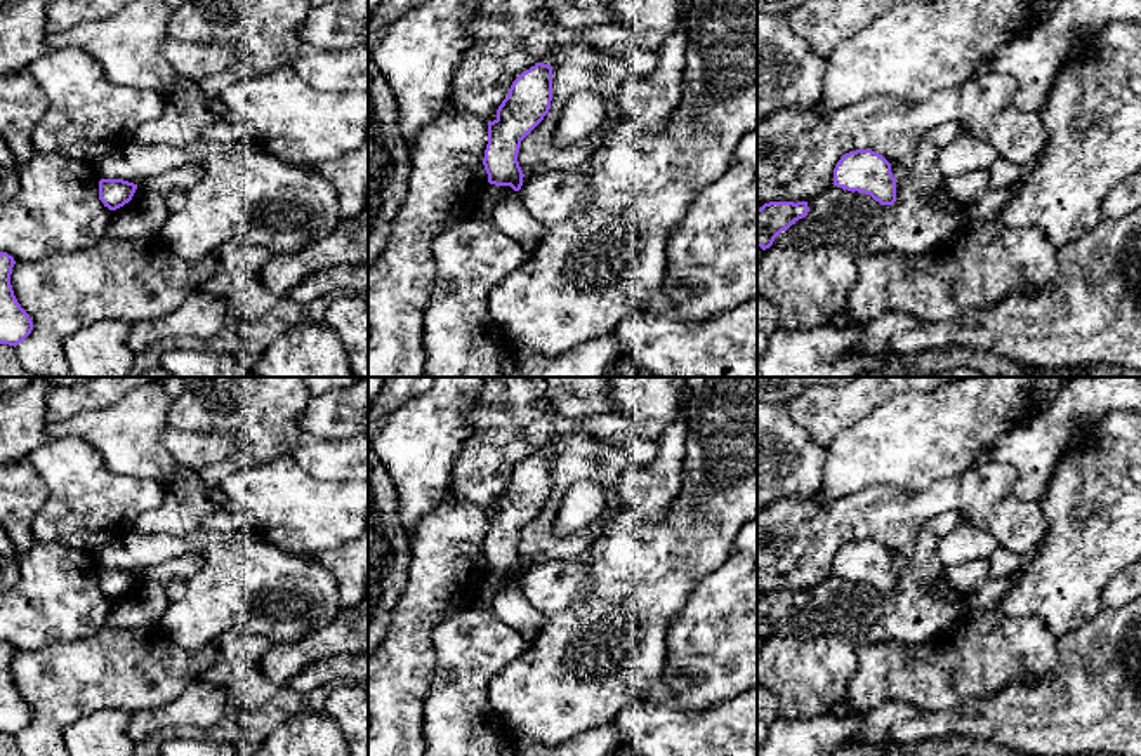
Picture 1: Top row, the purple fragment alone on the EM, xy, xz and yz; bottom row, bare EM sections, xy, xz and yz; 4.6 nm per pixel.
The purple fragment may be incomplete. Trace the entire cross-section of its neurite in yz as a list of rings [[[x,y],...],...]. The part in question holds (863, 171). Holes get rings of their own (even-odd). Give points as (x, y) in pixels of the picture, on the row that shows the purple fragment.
[[[872,149],[842,155],[834,169],[834,186],[870,195],[880,205],[896,202],[896,179],[891,163]]]

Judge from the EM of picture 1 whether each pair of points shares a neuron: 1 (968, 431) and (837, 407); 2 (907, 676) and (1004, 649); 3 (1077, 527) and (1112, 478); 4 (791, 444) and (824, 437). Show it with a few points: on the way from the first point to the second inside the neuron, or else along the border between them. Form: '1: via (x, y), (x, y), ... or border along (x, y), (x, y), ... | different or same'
1: border along (898, 395), (879, 404), (836, 437) | different
2: via (931, 675), (980, 654) | same
3: via (1089, 515), (1091, 499), (1100, 490) | same
4: border along (785, 409), (824, 450) | different

